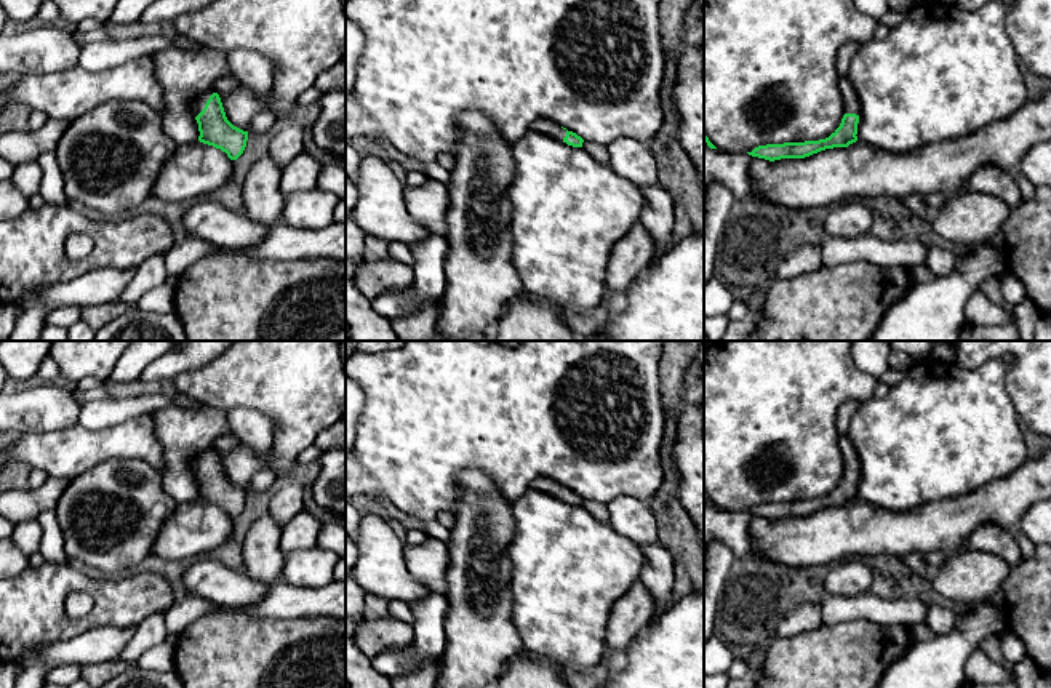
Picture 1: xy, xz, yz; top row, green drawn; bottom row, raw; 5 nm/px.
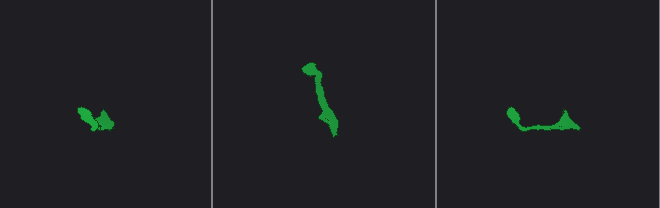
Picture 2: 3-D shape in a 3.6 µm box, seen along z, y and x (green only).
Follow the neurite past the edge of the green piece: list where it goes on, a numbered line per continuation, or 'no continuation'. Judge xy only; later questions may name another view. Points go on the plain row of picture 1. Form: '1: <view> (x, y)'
1: xy (199, 461)

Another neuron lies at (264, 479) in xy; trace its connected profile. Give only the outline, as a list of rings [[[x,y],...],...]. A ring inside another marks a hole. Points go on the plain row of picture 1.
[[[264,467],[253,477],[250,488],[248,488],[248,494],[266,493],[274,486],[275,482],[277,482],[277,475],[274,469]]]

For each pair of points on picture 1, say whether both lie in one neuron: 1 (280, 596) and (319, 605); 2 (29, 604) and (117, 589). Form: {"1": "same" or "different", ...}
{"1": "same", "2": "same"}

